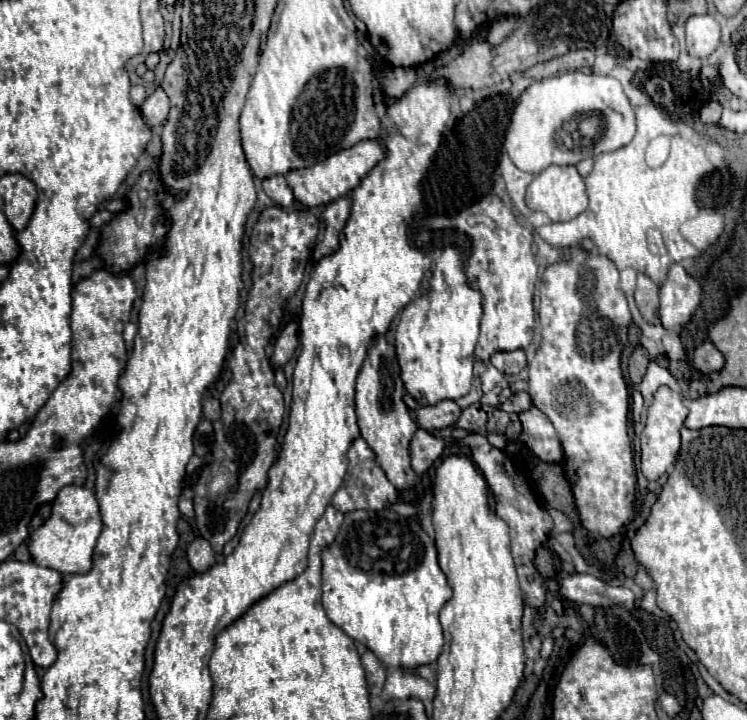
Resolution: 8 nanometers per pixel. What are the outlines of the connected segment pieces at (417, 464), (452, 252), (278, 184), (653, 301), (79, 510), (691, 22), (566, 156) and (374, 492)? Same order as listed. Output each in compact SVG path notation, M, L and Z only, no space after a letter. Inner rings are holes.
M417 429L411 445L409 445L409 453L411 453L411 467L415 469L415 473L425 475L427 469L439 459L439 455L443 453L445 441L437 439L435 435L431 435L429 431Z
M445 247L435 263L427 291L411 301L401 311L401 321L395 333L395 347L401 365L401 379L405 389L417 399L419 405L435 405L443 399L459 399L469 393L473 381L475 345L479 337L479 323L483 317L483 295L475 289L465 273L465 259L459 247Z
M273 175L273 177L263 179L263 189L275 203L279 203L283 207L291 207L295 203L293 193L283 175Z
M637 275L637 289L635 289L635 301L643 315L643 319L651 325L659 323L659 297L657 297L659 285L655 285L647 275Z
M67 485L59 491L55 501L51 503L51 517L29 535L27 549L37 565L55 569L63 575L87 573L91 569L91 555L99 533L101 533L101 515L95 493L87 487Z
M693 15L687 19L687 47L693 57L709 57L721 43L721 27L711 15Z
M573 71L573 73L563 73L563 75L557 75L557 77L551 77L551 79L539 81L539 83L535 83L535 85L531 85L531 87L521 95L519 103L515 105L515 111L513 111L511 125L509 125L509 129L507 129L507 135L505 135L505 143L503 143L503 147L505 147L507 155L509 155L509 159L511 159L511 161L521 169L521 171L527 171L527 173L537 175L537 173L541 173L541 171L543 171L545 167L549 167L549 165L575 165L575 163L579 163L579 161L583 161L583 159L587 159L587 157L593 157L593 155L599 155L599 153L605 153L605 151L621 149L623 145L627 145L627 143L633 139L633 135L635 135L635 109L633 109L633 105L631 105L629 97L625 95L625 91L623 91L621 83L619 83L617 79L613 79L613 77L593 75L593 73L591 73L591 75L585 75L585 73L581 73L581 71ZM585 115L597 115L597 117L601 119L599 135L595 135L595 137L581 137L581 141L573 141L571 123L573 123L573 119L577 119L577 123L579 123L579 117L585 117Z
M363 437L355 439L347 451L347 475L345 475L341 487L337 489L337 493L333 495L331 505L335 509L339 509L341 513L349 513L355 509L379 511L379 509L391 507L393 503L397 503L397 487L383 473L381 465L377 463L375 451L367 445L367 441L363 441Z

